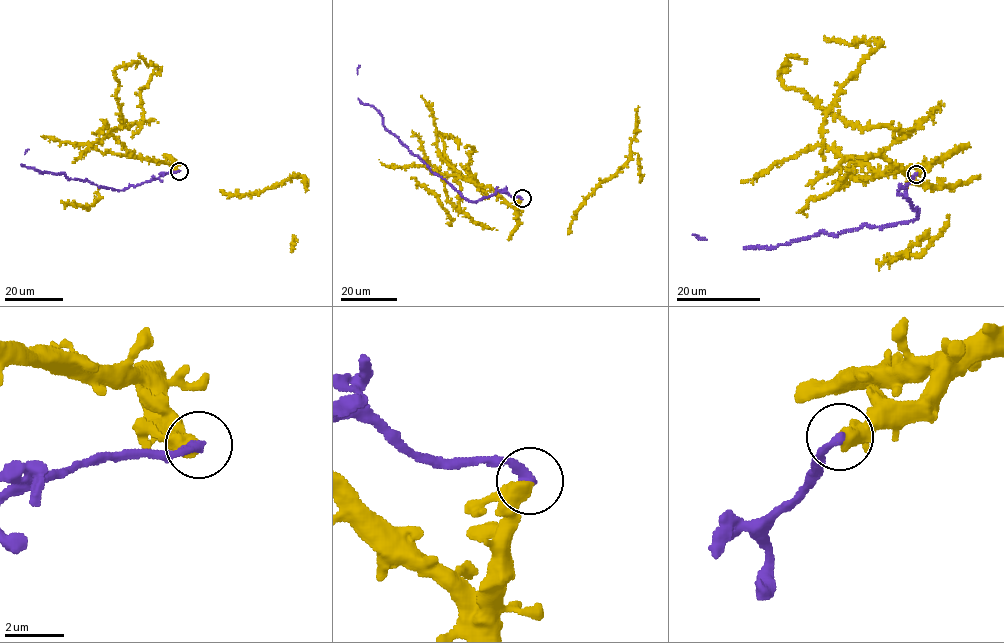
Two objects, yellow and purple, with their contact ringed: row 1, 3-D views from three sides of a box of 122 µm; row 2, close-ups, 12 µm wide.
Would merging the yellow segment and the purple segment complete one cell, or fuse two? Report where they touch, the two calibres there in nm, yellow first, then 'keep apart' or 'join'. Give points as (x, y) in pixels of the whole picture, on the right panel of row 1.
place (916, 174); calibres 550 and 320 nm; keep apart

